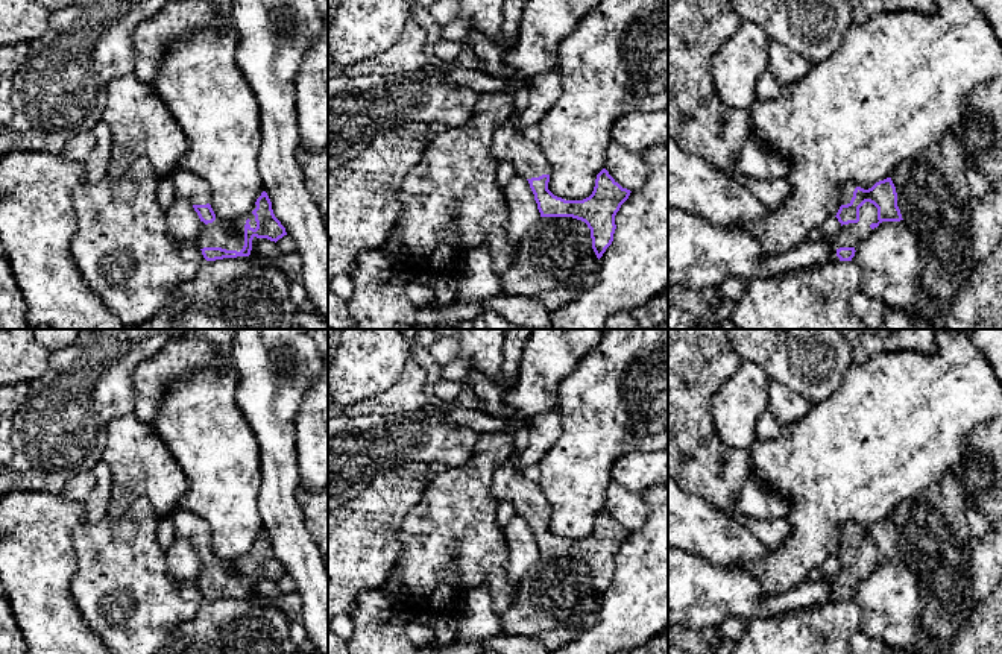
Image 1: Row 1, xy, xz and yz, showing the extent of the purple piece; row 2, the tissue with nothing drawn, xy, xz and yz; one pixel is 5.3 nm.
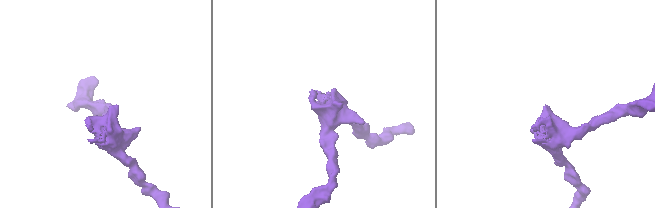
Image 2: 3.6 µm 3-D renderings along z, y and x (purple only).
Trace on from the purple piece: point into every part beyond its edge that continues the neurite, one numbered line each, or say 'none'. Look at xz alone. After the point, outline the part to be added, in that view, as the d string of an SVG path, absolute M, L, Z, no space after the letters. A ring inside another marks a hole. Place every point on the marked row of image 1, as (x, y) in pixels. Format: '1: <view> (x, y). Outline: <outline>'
1: xz (509, 144). Outline: M512 124L495 132L490 150L499 162L512 164L516 173L525 179L550 175L550 164L539 143L528 140Z

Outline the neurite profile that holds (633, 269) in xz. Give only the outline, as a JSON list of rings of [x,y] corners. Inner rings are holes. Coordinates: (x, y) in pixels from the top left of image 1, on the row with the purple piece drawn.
[[[668,141],[648,147],[642,158],[648,179],[616,212],[613,241],[598,259],[597,282],[553,310],[548,329],[604,329],[609,317],[632,313],[668,288]]]

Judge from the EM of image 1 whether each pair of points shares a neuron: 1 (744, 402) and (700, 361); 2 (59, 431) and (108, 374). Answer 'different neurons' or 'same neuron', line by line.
1: different neurons
2: same neuron

